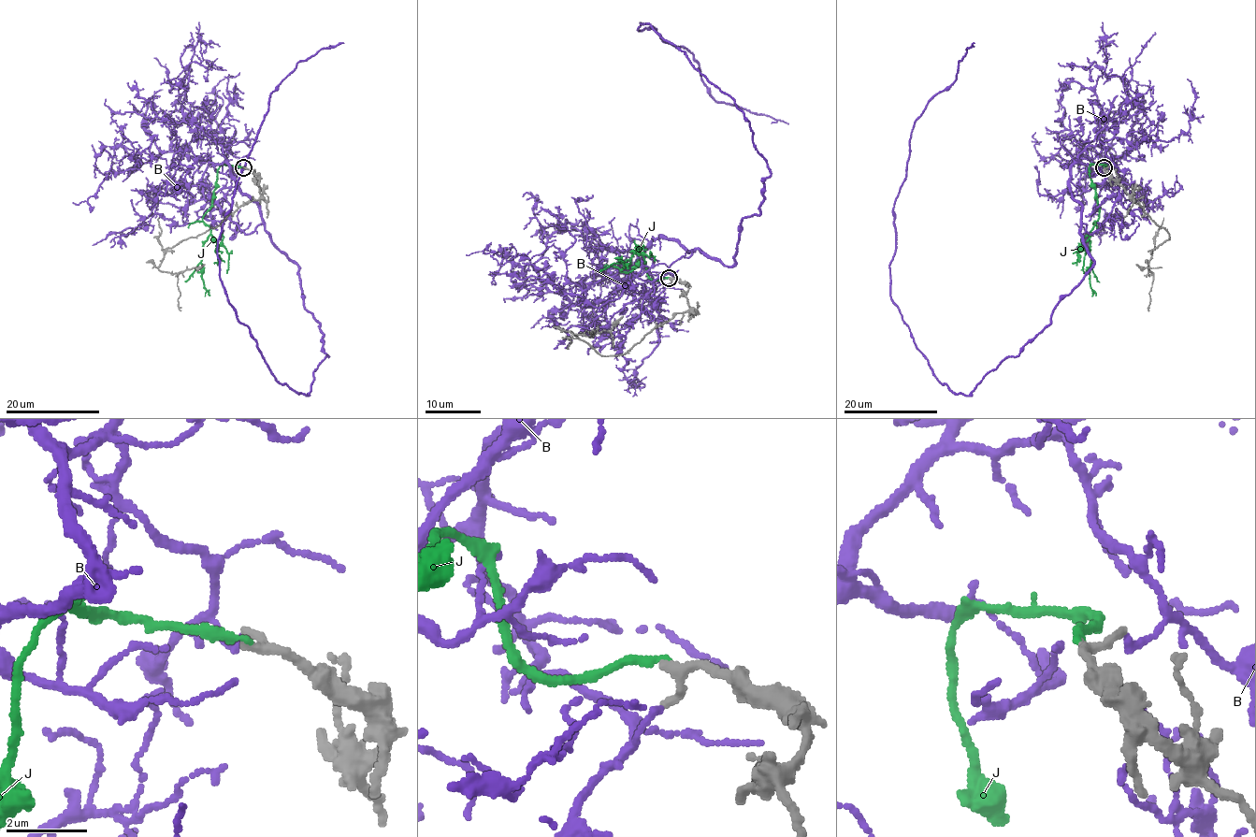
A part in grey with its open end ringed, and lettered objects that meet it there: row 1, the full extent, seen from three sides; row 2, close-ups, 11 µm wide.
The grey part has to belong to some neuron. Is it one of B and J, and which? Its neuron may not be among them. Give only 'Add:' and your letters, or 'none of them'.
Add: J

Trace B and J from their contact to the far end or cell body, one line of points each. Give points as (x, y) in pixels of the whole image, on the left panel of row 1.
B: (242, 166), (223, 146), (320, 324), (306, 396), (238, 319), (217, 239), (269, 95), (343, 43)
J: (244, 168), (222, 165), (211, 207), (203, 217), (209, 233), (200, 264), (209, 295)

